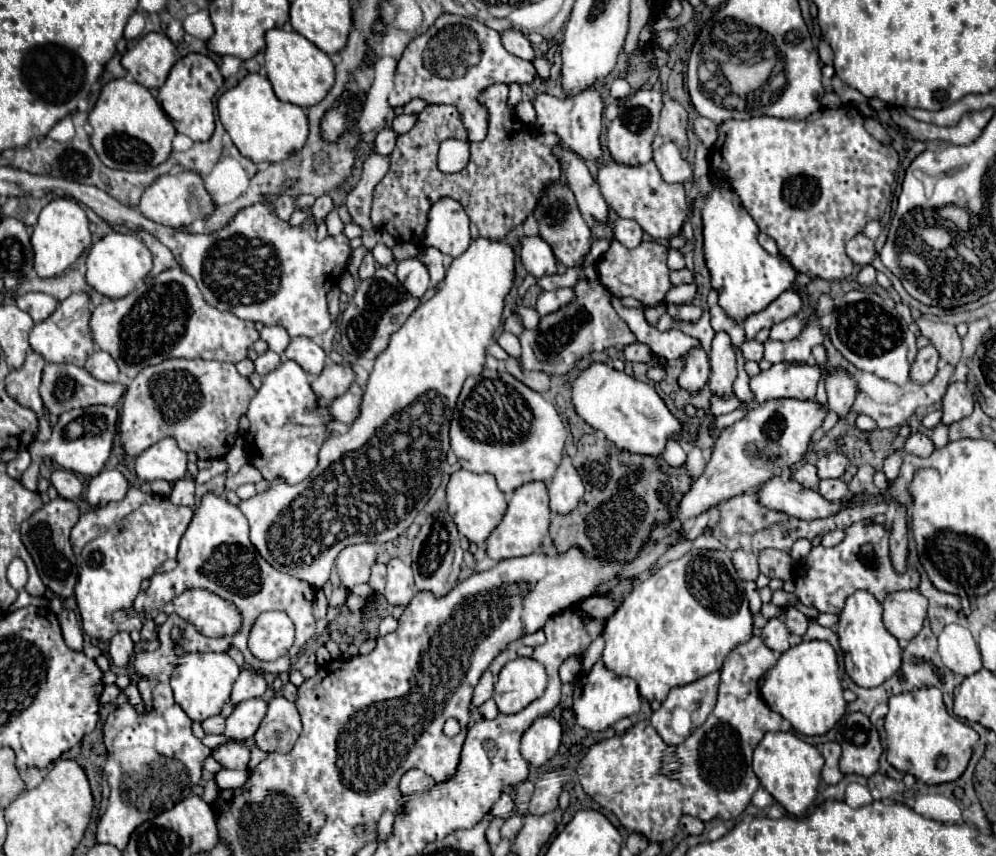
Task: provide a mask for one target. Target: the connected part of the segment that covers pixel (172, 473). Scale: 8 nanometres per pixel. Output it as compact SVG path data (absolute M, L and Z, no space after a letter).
M161 439L135 459L135 471L141 481L165 479L175 483L187 475L187 453L173 439Z

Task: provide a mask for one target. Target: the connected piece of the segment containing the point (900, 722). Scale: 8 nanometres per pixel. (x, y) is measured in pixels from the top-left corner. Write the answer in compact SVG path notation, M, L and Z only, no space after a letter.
M921 687L889 699L889 713L885 715L887 733L887 761L903 773L915 775L927 785L949 783L959 779L971 759L973 745L979 735L959 719L951 717L937 687Z

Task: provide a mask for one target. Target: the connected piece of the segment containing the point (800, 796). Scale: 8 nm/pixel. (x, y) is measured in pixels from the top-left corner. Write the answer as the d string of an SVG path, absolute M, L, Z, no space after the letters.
M768 732L753 753L753 771L761 785L787 809L787 813L803 817L817 797L821 781L823 757L813 745L800 739L794 732Z

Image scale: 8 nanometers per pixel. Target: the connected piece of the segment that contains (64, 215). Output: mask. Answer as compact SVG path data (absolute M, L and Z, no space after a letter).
M59 197L49 205L45 205L31 235L31 243L35 251L35 273L41 279L51 279L55 275L61 275L91 245L89 219L81 209L81 205L75 199L67 199L67 197Z

